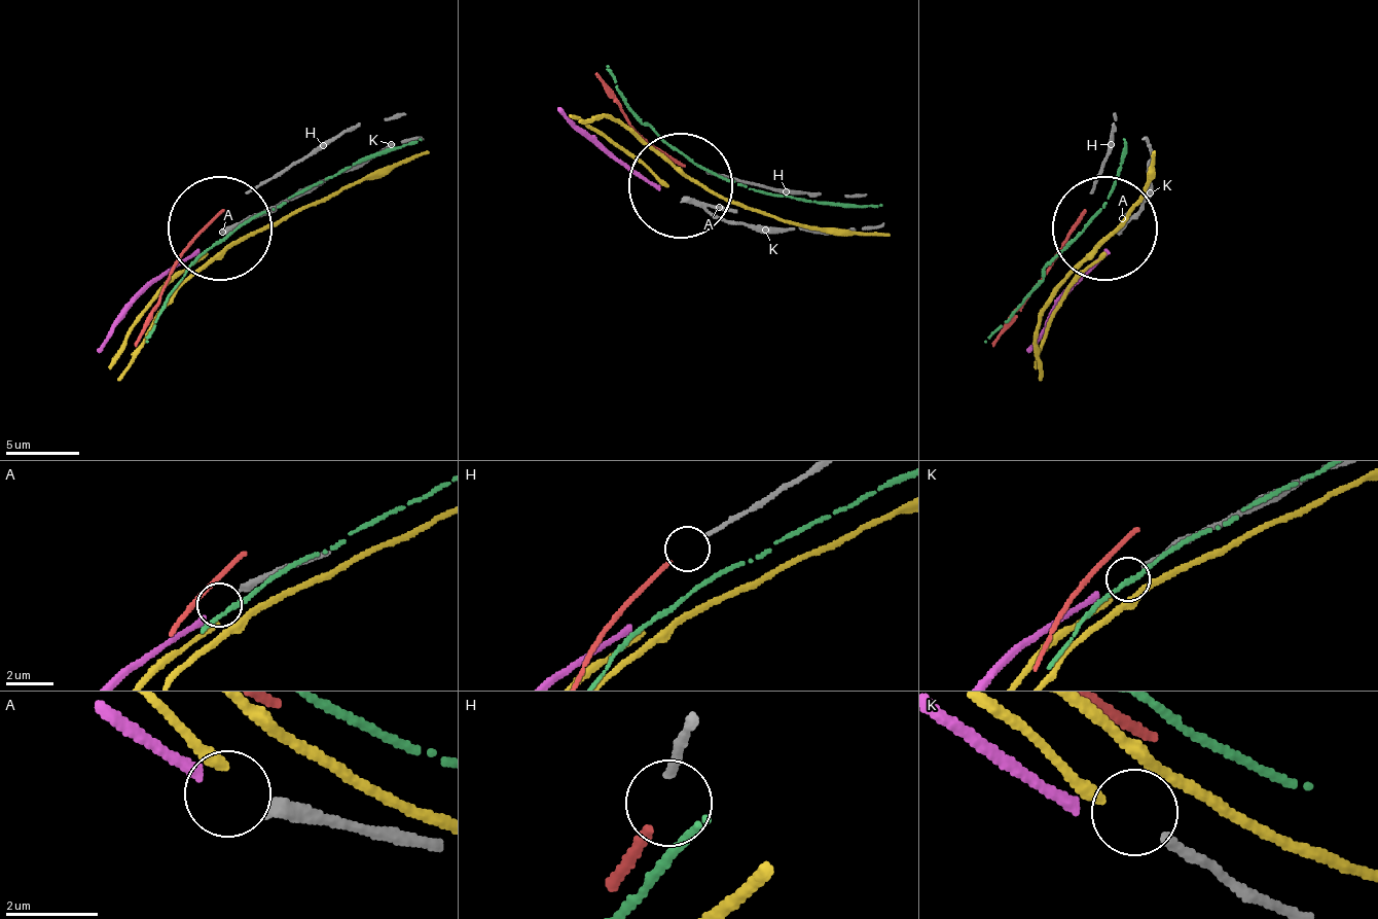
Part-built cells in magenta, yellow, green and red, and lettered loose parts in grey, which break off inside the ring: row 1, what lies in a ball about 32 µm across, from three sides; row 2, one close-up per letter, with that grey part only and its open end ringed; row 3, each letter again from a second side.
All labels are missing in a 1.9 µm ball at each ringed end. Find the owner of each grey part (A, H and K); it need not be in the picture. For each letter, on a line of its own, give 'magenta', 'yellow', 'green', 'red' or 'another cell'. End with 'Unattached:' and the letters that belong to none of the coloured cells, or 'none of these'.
A: magenta
H: red
K: yellow
Unattached: none of these

